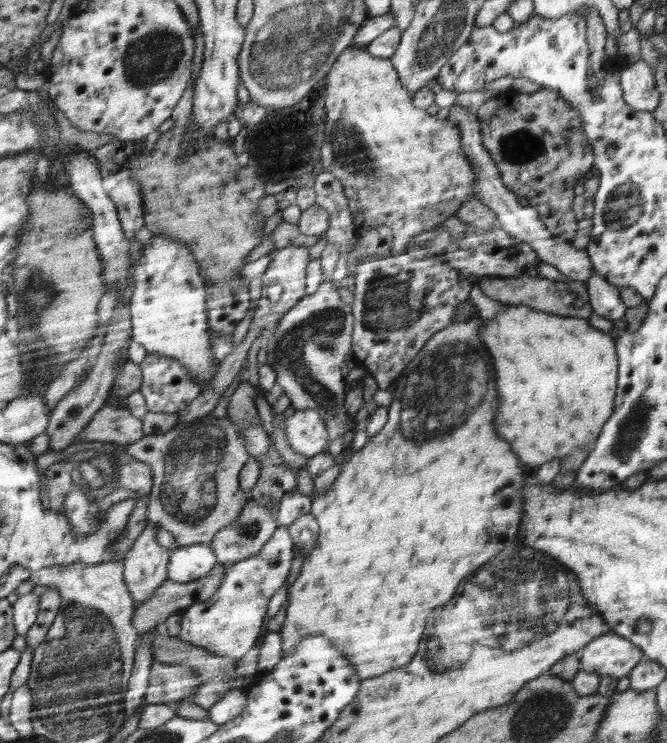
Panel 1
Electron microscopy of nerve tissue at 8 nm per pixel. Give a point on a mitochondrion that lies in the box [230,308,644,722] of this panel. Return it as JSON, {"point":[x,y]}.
{"point":[518,600]}

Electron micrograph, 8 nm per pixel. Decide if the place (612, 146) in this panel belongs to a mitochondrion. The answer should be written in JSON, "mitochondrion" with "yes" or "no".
{"mitochondrion":"no"}

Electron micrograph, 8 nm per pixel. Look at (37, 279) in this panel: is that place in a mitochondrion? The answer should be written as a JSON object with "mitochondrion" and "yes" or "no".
{"mitochondrion":"yes"}

